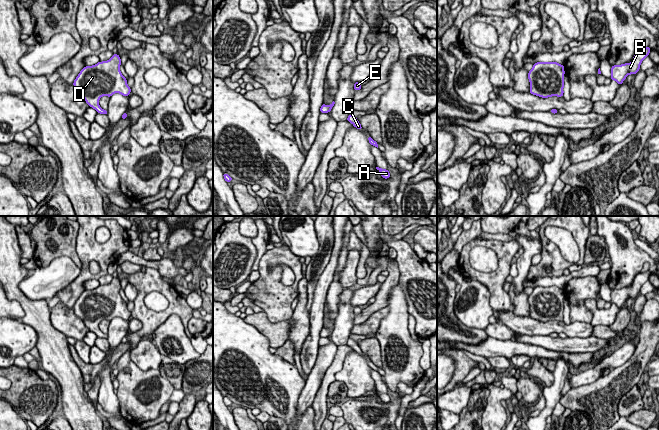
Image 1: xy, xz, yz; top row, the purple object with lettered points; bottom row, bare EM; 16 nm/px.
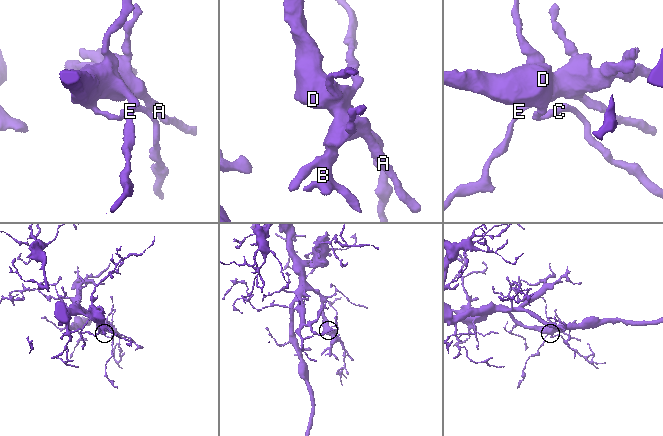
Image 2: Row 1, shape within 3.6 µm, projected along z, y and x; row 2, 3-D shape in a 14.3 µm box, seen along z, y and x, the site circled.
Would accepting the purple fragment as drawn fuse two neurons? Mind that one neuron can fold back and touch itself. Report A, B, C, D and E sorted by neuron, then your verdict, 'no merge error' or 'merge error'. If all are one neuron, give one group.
groups A B C D E; no merge error

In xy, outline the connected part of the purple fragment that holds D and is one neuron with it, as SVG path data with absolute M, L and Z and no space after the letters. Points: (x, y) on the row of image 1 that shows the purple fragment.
M113 54L108 61L85 66L73 82L75 91L99 114L108 114L108 110L102 109L99 105L102 96L111 97L119 93L128 97L131 92L127 79L119 69L120 65L120 56Z

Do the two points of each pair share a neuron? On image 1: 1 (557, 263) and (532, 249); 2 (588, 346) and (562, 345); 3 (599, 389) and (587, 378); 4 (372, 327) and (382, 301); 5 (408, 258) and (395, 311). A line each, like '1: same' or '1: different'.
1: different
2: same
3: different
4: different
5: different

